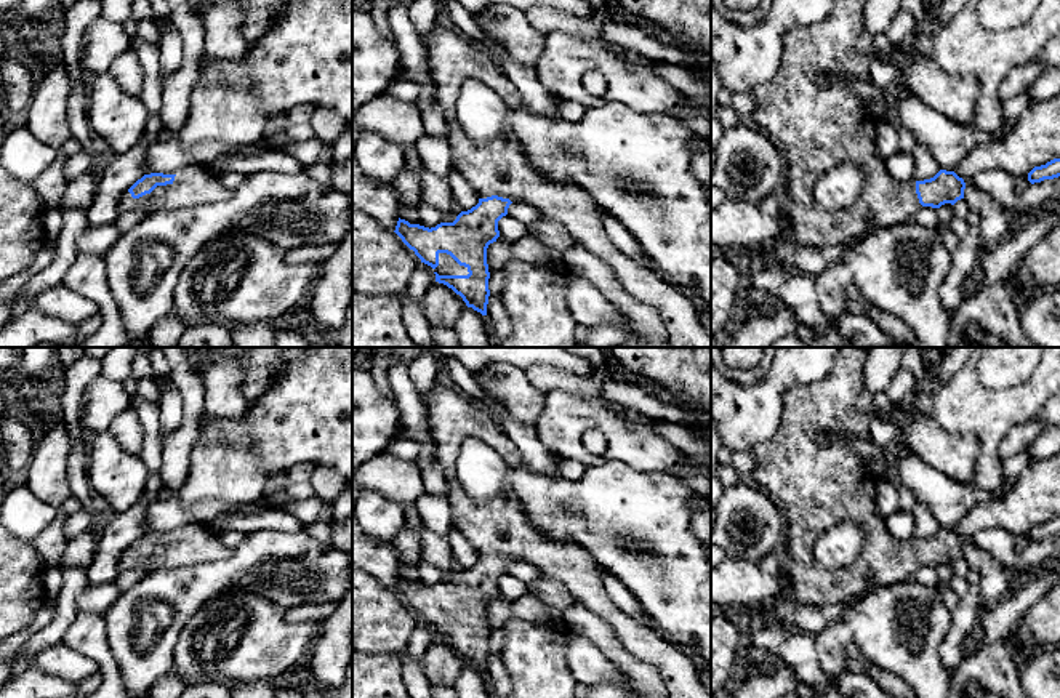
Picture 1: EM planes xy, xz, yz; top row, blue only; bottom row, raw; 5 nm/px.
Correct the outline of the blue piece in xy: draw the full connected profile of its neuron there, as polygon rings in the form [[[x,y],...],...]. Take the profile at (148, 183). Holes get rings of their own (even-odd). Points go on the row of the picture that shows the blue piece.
[[[187,166],[176,174],[151,173],[138,179],[118,202],[118,213],[176,210],[229,200],[232,192],[208,166]]]

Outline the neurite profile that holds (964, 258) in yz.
[[[970,210],[967,216],[969,235],[951,251],[950,272],[940,288],[942,304],[950,315],[959,304],[959,298],[969,290],[969,279],[977,263],[980,263],[980,213]]]

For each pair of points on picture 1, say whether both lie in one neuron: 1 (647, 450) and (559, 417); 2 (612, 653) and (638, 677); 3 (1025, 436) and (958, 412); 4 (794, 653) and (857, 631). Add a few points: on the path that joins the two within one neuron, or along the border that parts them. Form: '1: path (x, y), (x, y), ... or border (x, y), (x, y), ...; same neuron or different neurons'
1: path (625, 437), (602, 420), (582, 420); same neuron
2: path (618, 657), (633, 671); same neuron
3: border (1035, 417), (1020, 423), (1003, 441), (1001, 460); different neurons
4: border (814, 637), (819, 665), (831, 677); different neurons

